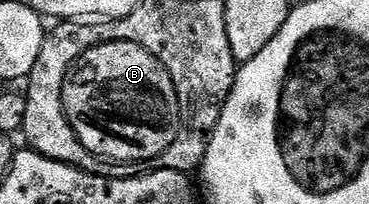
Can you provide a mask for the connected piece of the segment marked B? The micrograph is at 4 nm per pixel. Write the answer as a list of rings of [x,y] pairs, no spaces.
[[[103,42],[86,51],[64,81],[64,111],[78,140],[109,162],[149,162],[166,152],[180,135],[180,105],[174,80],[156,55],[137,42]]]

